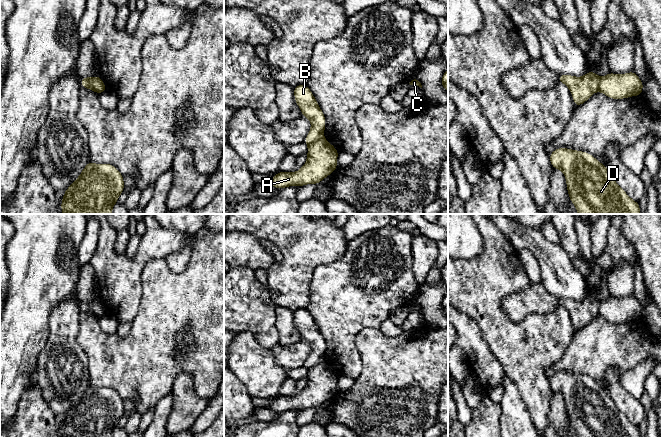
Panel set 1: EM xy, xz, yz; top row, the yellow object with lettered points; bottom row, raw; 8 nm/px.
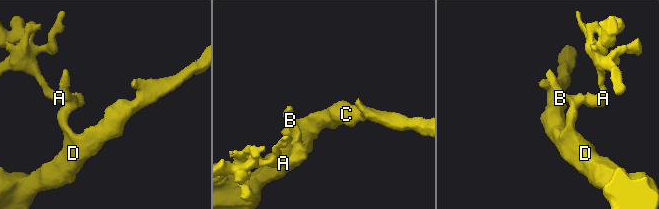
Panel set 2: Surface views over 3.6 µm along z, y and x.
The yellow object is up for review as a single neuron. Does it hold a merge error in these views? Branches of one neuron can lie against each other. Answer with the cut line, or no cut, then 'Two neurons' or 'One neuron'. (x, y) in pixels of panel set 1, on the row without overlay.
Split along xz (323, 361), (308, 369). Two neurons

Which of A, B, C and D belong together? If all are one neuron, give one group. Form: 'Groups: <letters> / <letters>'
Groups: A / B C D

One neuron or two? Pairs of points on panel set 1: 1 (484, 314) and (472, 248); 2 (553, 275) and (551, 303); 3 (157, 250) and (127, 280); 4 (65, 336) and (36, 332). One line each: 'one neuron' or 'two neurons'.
1: two neurons
2: two neurons
3: one neuron
4: two neurons

